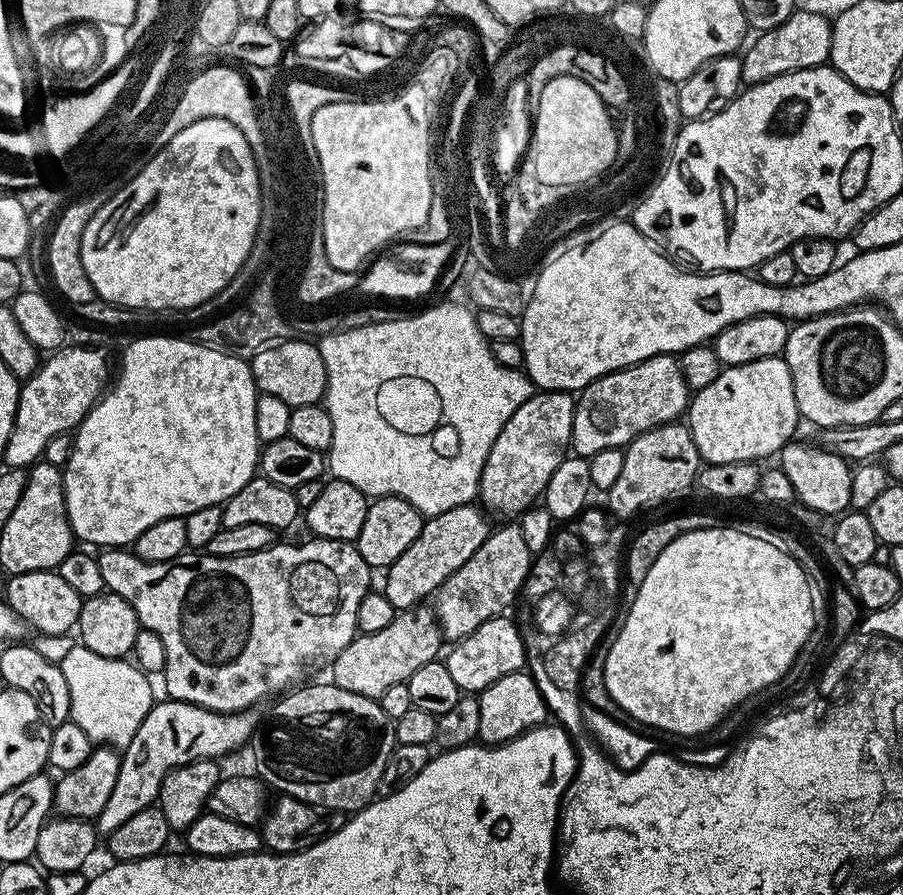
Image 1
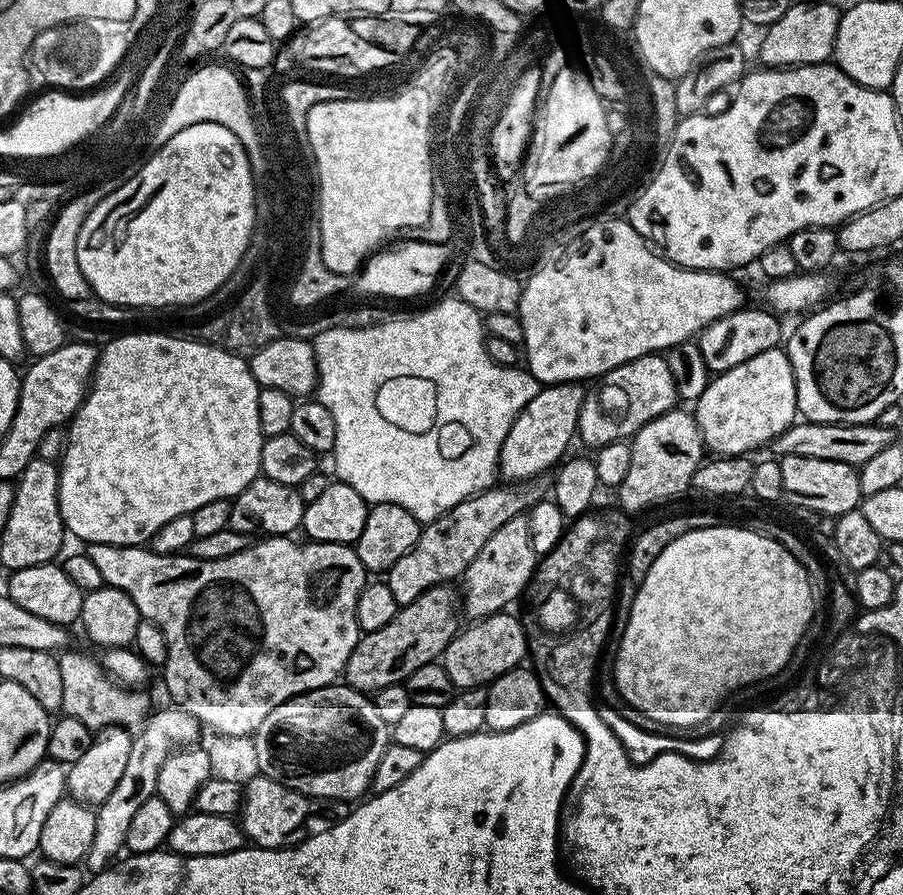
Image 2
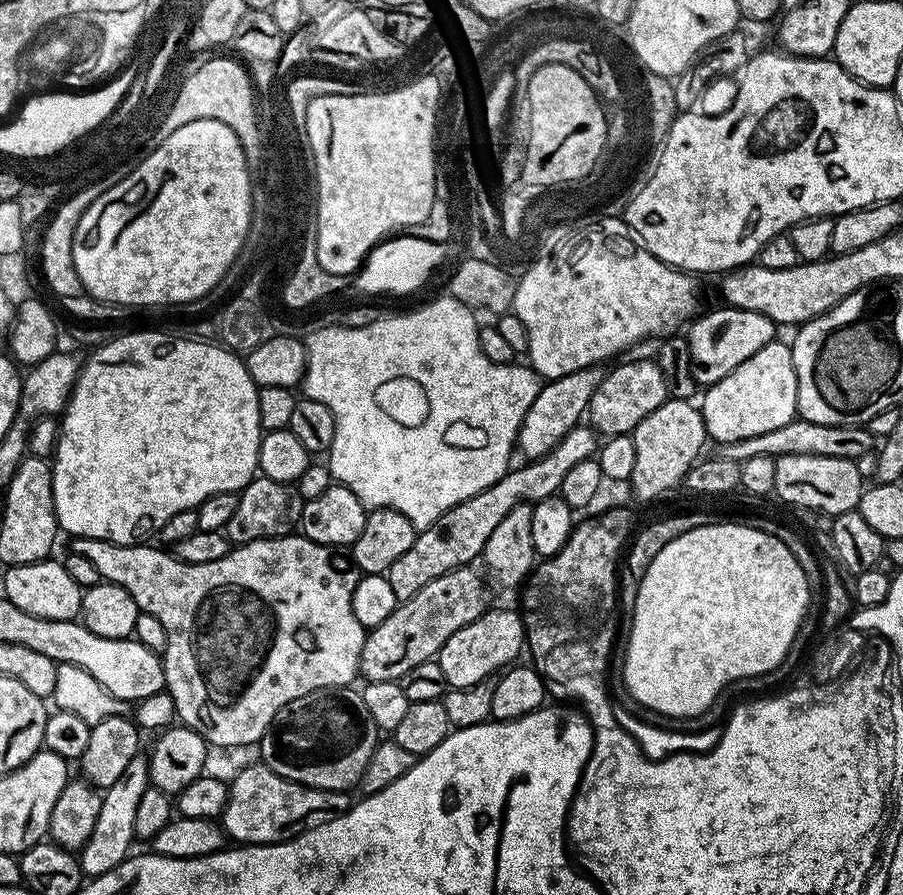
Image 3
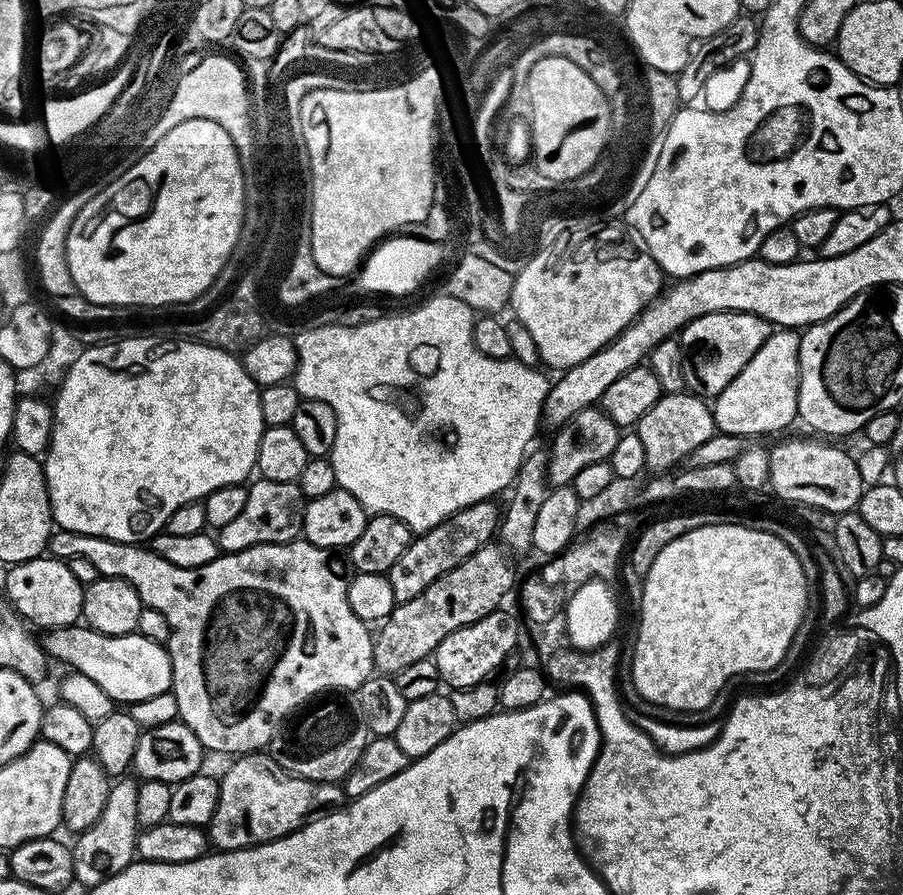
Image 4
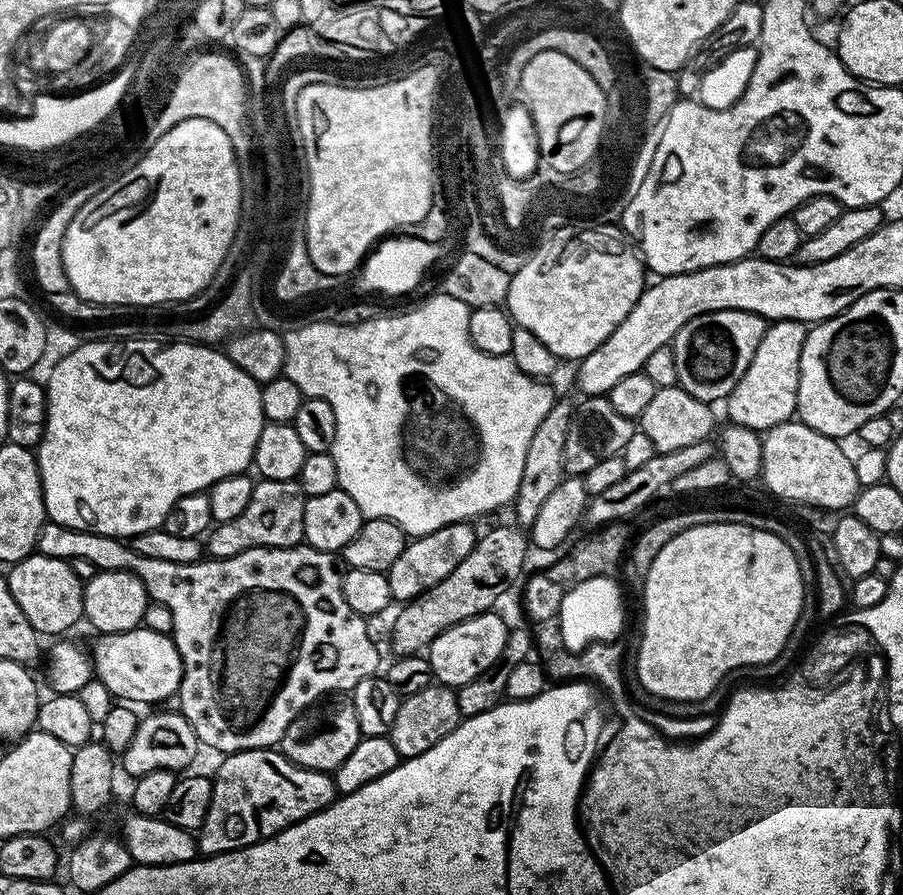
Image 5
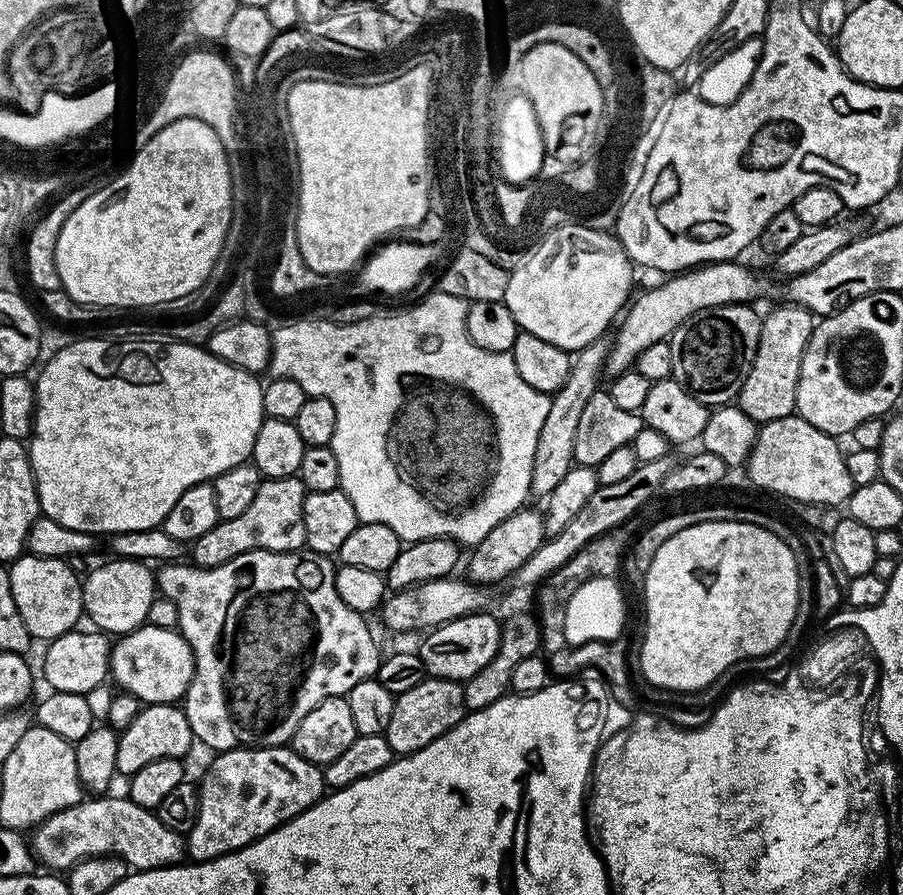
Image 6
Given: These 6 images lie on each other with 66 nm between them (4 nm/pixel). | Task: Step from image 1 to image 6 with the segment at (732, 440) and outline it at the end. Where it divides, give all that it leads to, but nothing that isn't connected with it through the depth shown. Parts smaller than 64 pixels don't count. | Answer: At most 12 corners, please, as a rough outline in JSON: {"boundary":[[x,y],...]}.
{"boundary":[[784,302],[763,317],[738,406],[751,420],[796,412],[814,317]]}

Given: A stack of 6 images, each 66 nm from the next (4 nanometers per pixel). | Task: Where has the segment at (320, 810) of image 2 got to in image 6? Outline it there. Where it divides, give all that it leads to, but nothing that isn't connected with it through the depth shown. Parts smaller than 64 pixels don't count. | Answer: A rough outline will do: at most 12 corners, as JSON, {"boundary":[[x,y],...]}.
{"boundary":[[288,746],[219,753],[186,834],[196,862],[253,844],[326,795]]}

